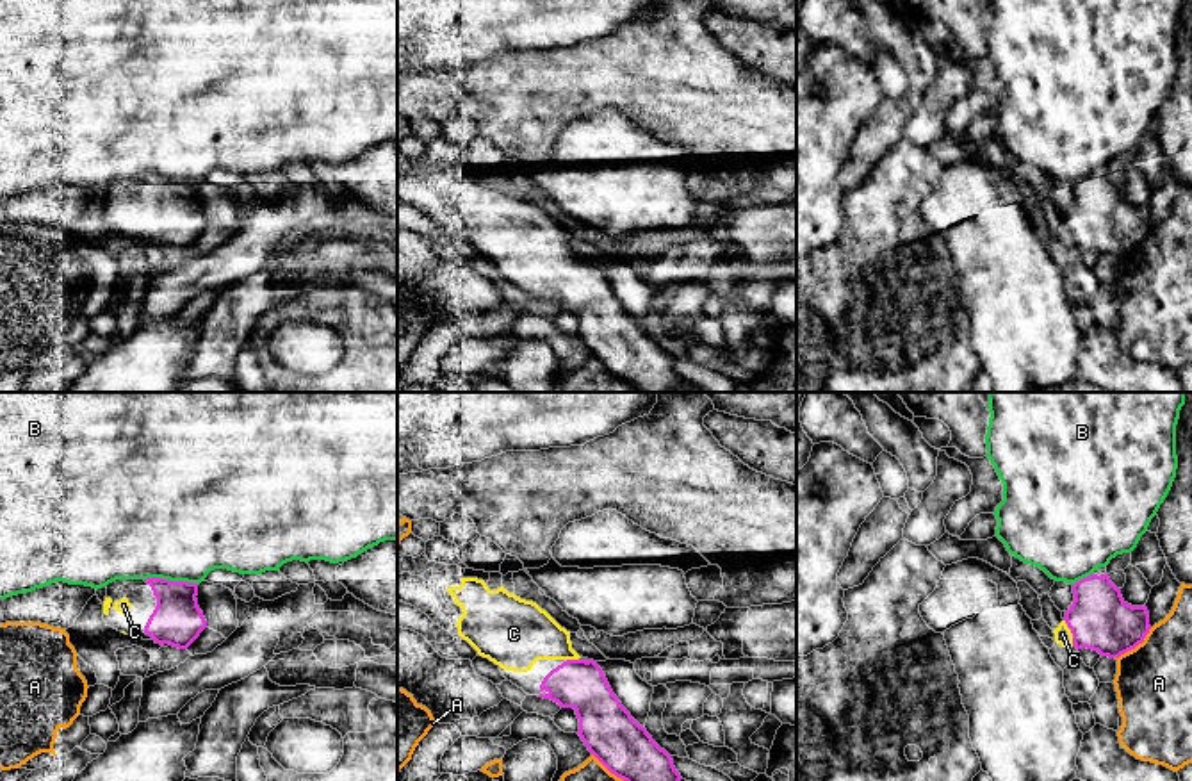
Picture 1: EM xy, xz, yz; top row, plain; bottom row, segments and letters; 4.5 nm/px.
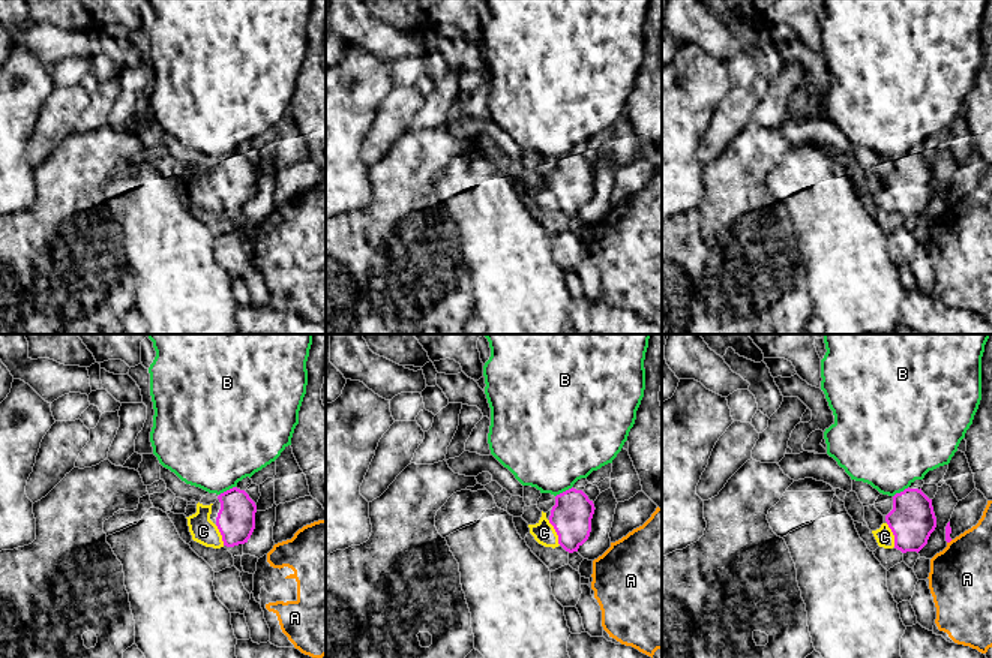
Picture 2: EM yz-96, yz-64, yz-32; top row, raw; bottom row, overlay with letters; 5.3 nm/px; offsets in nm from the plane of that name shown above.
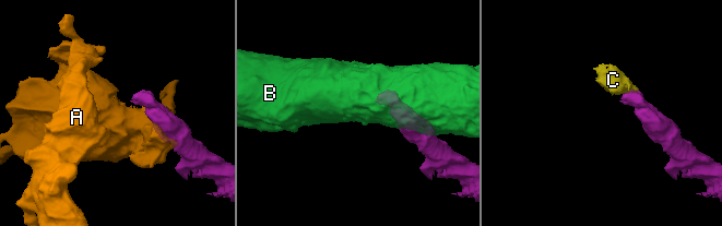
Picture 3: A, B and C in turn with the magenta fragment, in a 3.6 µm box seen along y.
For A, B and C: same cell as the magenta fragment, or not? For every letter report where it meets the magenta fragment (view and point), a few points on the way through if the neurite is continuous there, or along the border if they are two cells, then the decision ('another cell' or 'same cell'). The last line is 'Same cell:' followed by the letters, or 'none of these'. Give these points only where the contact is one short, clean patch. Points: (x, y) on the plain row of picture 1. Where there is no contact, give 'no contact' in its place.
A: yz (1135, 246) | another cell
B: xy (171, 182) | along xy (145, 179), (198, 184) | another cell
C: yz (1071, 232) | across yz (1100, 220), (1071, 232), (1062, 234) | same cell
Same cell: C

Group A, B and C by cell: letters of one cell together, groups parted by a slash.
A / B / C

